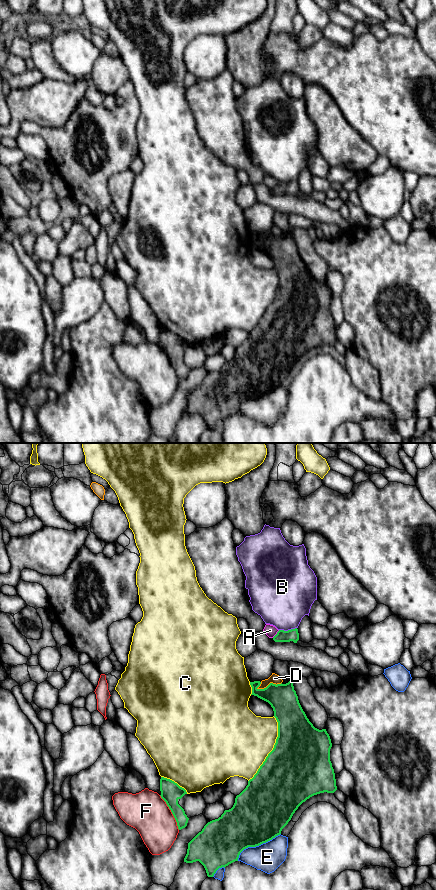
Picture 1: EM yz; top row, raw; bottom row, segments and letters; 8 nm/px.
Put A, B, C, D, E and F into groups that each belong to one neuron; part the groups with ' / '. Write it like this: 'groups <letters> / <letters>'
groups A / B / C / D / E / F

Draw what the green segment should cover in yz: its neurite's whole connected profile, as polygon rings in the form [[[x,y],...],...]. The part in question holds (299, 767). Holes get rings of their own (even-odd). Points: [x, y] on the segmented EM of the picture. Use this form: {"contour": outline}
{"contour": [[[292,677],[286,684],[270,683],[264,689],[258,688],[260,684],[260,681],[250,682],[251,695],[268,702],[273,708],[274,717],[278,722],[278,737],[273,750],[268,754],[257,773],[248,781],[246,788],[236,796],[233,807],[225,810],[218,819],[208,822],[202,831],[188,843],[184,862],[199,861],[204,866],[208,877],[213,877],[219,868],[225,868],[238,861],[239,855],[244,849],[259,846],[280,835],[295,811],[307,799],[320,793],[334,793],[337,790],[335,773],[330,761],[332,747],[330,736],[326,729],[315,728],[307,718],[294,690]]]}

